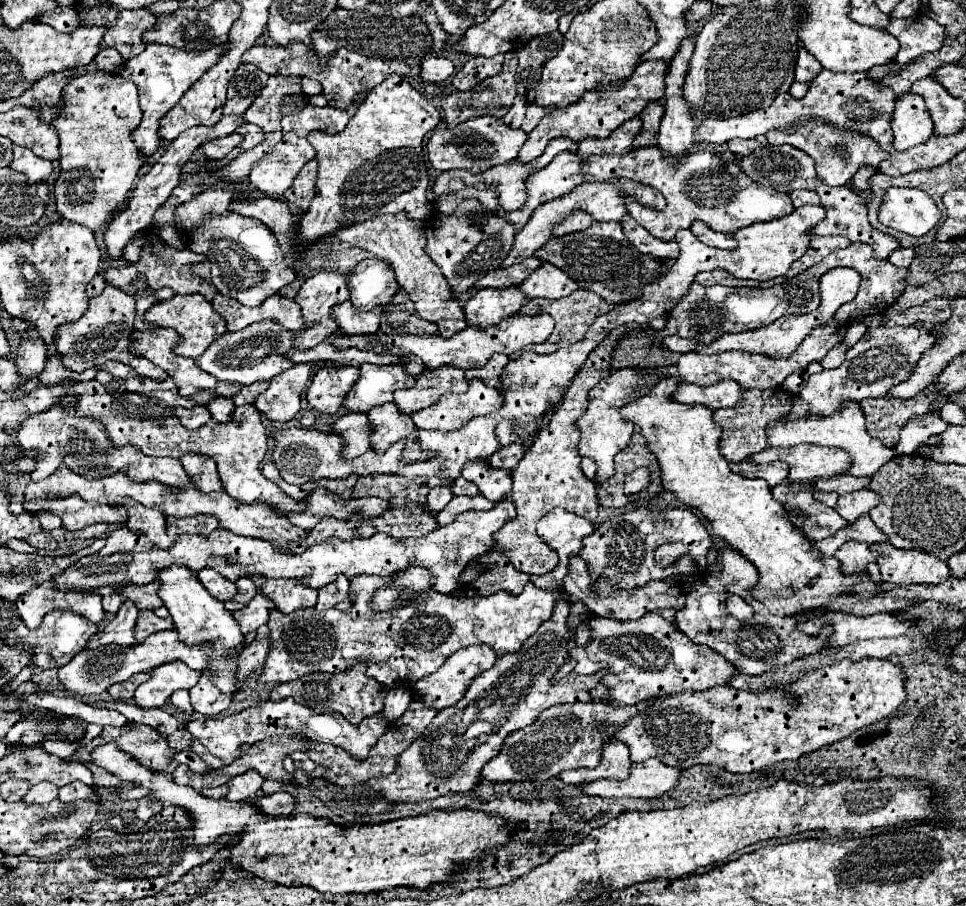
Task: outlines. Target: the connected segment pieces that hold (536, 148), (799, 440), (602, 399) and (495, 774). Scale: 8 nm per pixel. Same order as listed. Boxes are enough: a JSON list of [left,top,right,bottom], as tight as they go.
[[518,60,670,162],[768,402,894,476],[578,368,658,482],[482,702,638,782]]

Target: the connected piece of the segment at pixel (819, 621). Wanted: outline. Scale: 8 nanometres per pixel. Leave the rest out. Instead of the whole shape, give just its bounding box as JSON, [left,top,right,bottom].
[798,612,914,646]

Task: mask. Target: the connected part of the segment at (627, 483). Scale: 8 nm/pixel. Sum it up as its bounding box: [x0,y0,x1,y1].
[624,468,650,496]

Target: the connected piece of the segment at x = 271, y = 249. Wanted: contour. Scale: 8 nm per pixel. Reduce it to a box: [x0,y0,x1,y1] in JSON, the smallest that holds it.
[188,212,296,306]

